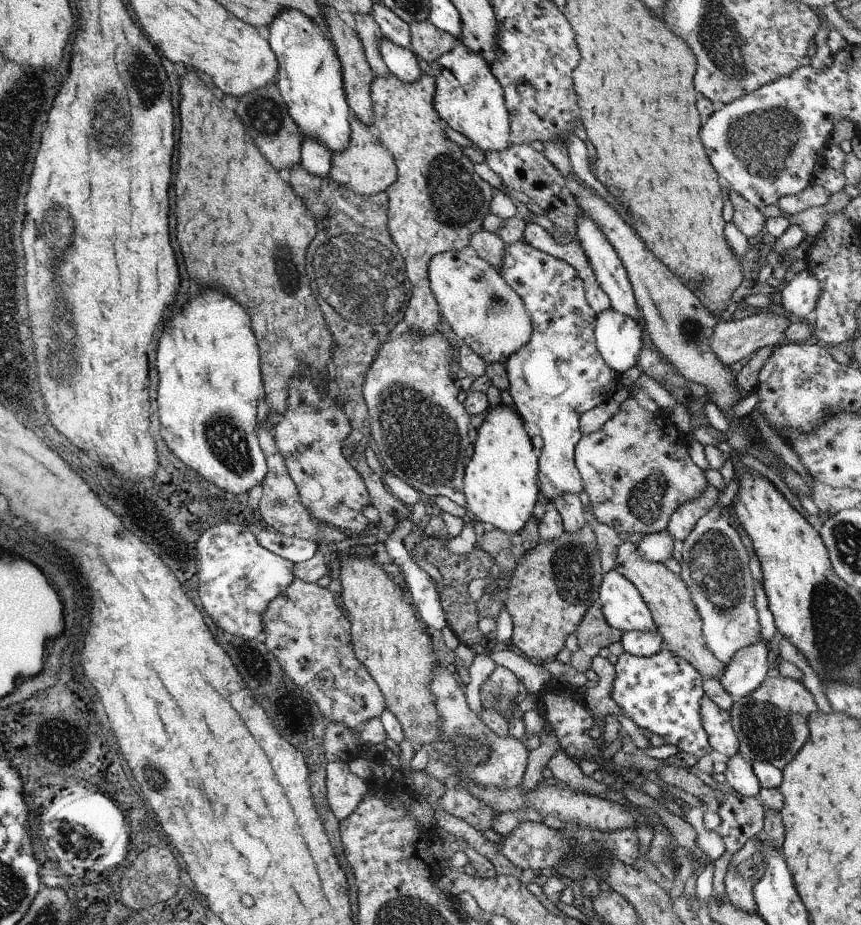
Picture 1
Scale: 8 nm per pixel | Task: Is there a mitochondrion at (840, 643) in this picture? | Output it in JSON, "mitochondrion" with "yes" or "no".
{"mitochondrion":"yes"}

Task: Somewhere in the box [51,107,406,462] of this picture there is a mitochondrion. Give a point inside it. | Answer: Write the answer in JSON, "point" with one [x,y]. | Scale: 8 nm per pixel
{"point":[289,272]}

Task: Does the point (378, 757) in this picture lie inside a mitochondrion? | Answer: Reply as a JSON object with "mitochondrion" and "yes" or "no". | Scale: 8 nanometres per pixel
{"mitochondrion":"no"}

